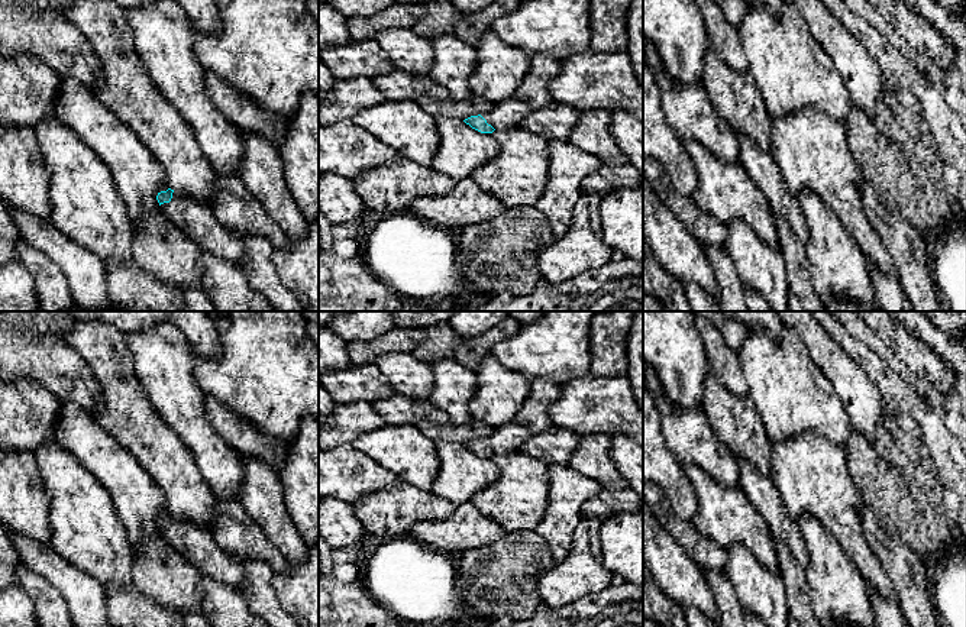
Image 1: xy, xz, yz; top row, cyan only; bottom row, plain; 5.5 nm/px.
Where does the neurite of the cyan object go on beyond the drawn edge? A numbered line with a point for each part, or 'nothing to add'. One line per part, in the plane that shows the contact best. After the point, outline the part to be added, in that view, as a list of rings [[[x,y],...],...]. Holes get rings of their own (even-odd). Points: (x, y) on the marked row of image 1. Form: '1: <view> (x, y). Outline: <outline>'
1: xy (196, 220). Outline: [[[174,191],[171,201],[161,204],[161,210],[197,248],[230,264],[240,264],[243,252],[240,236],[226,229],[210,206]]]

